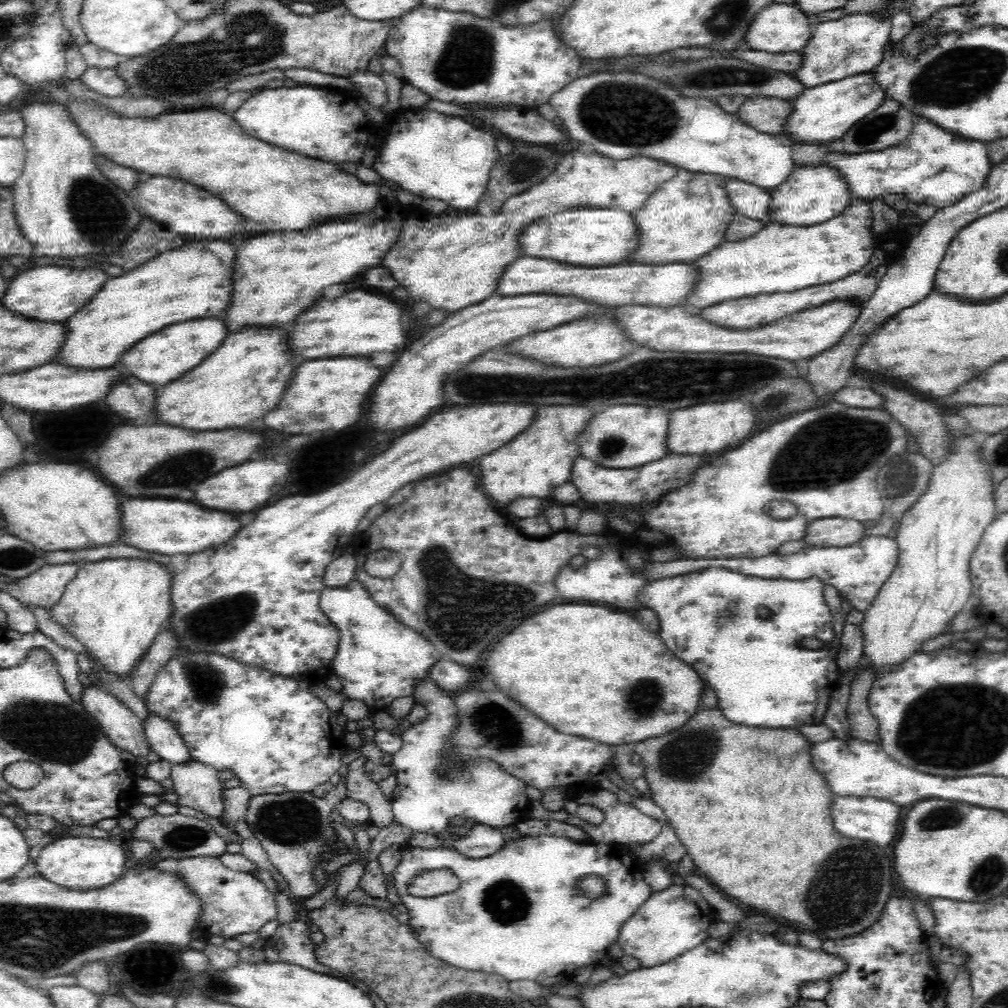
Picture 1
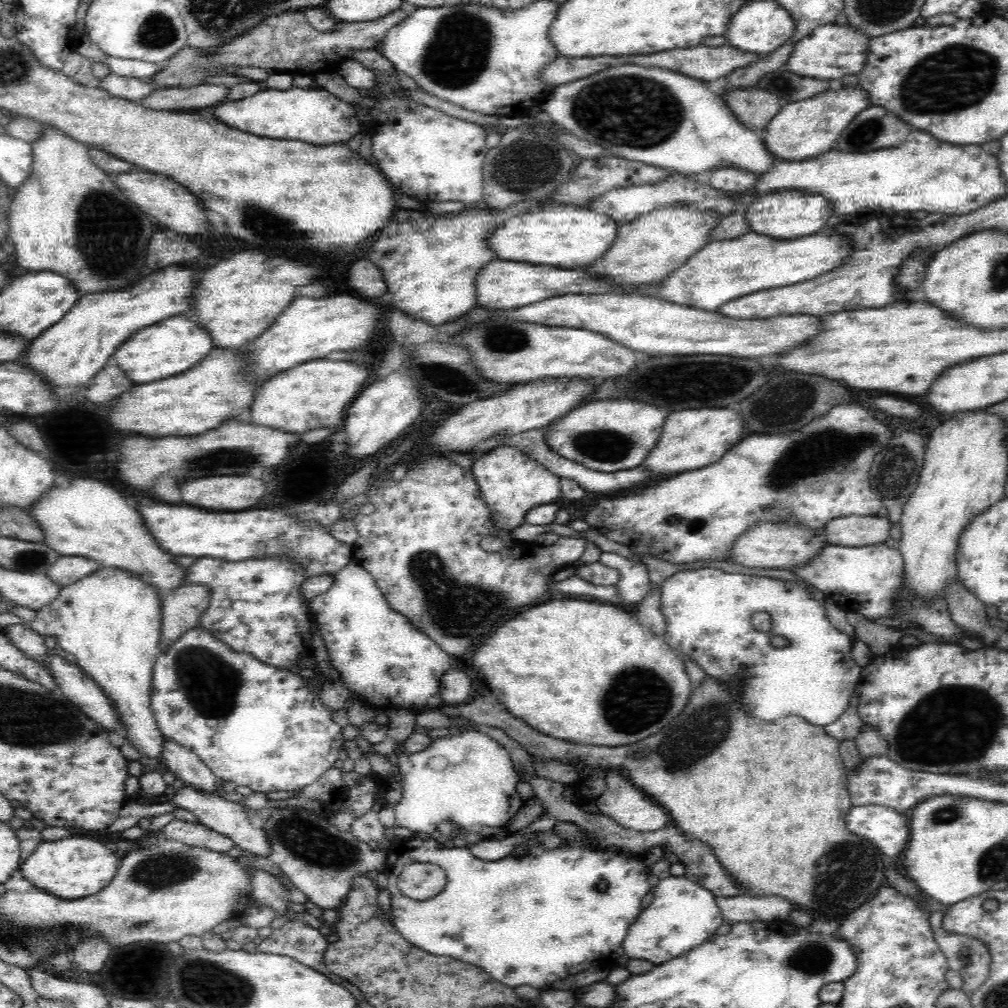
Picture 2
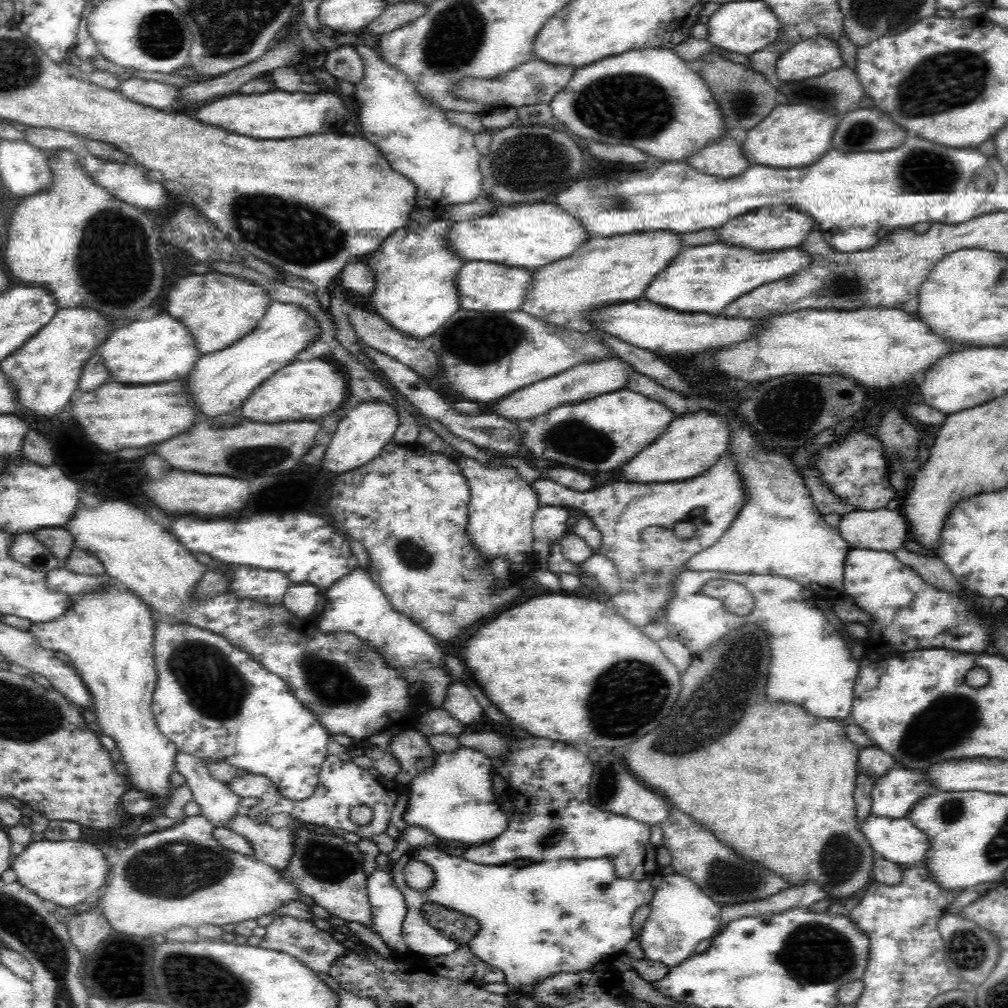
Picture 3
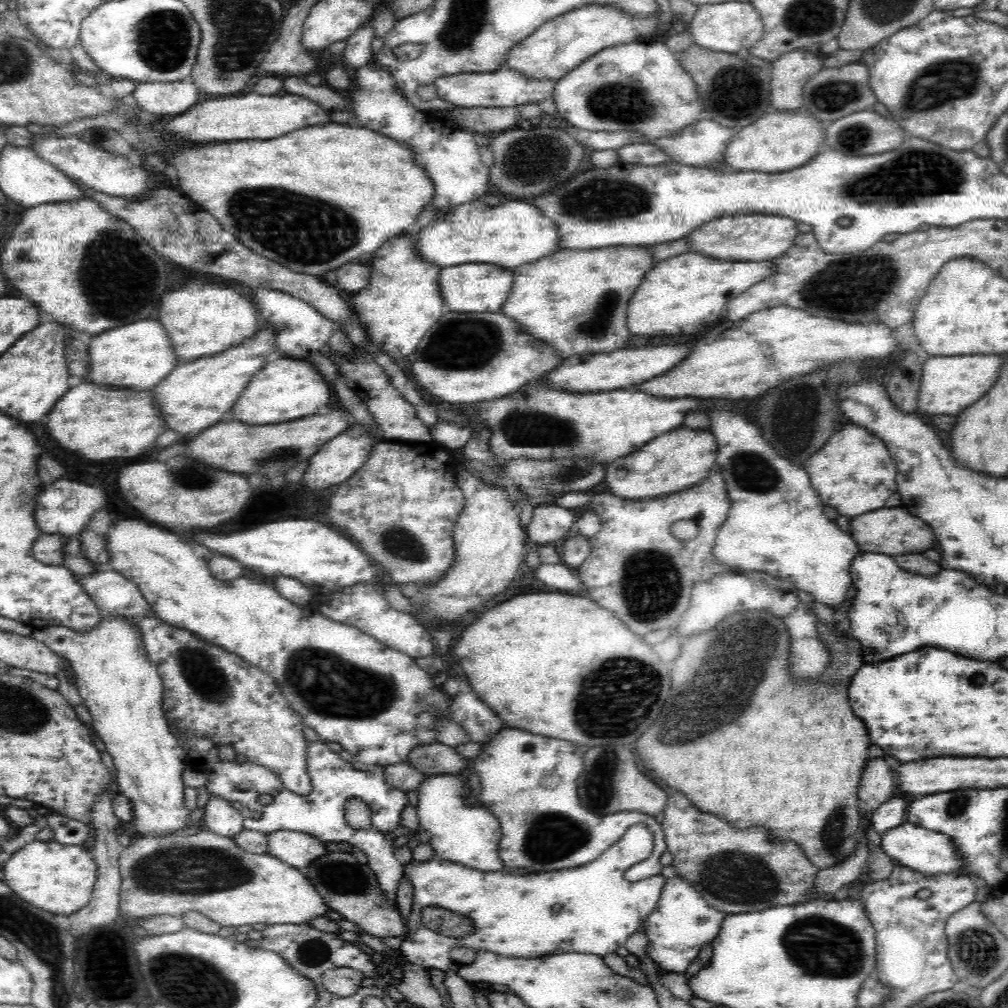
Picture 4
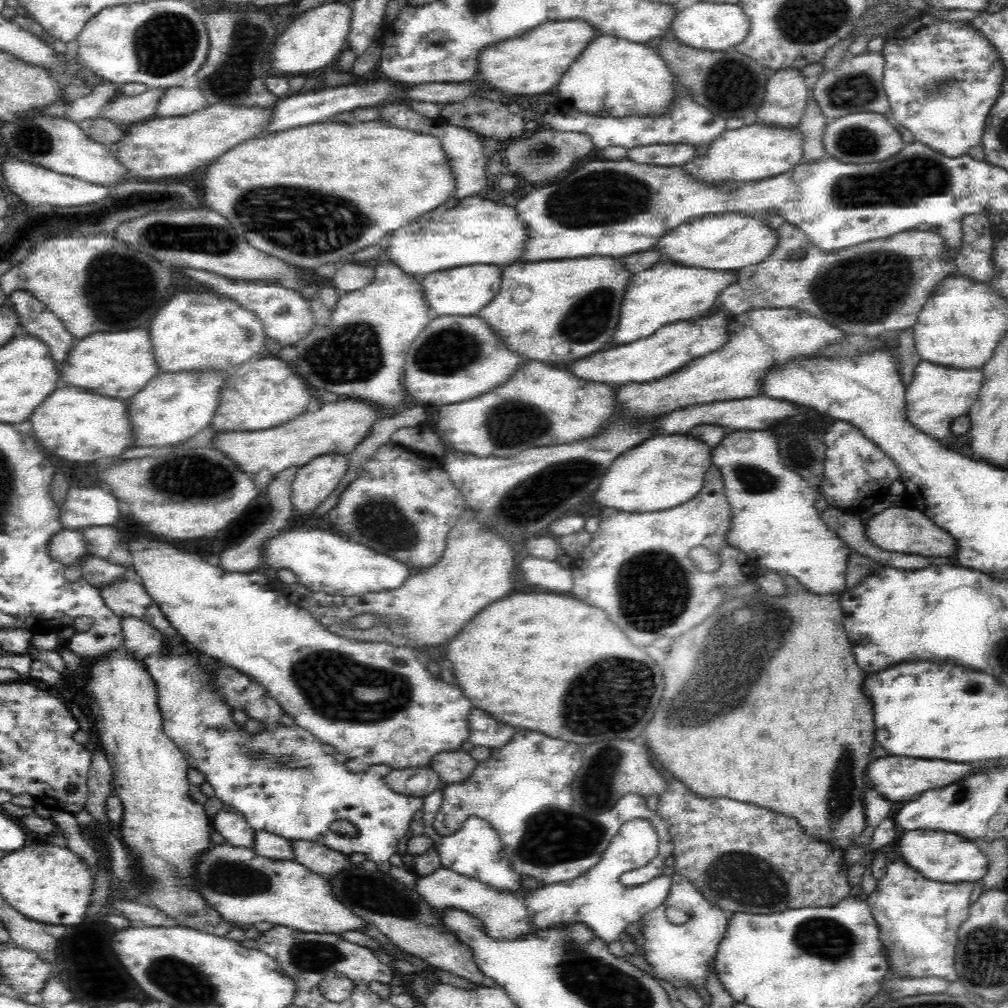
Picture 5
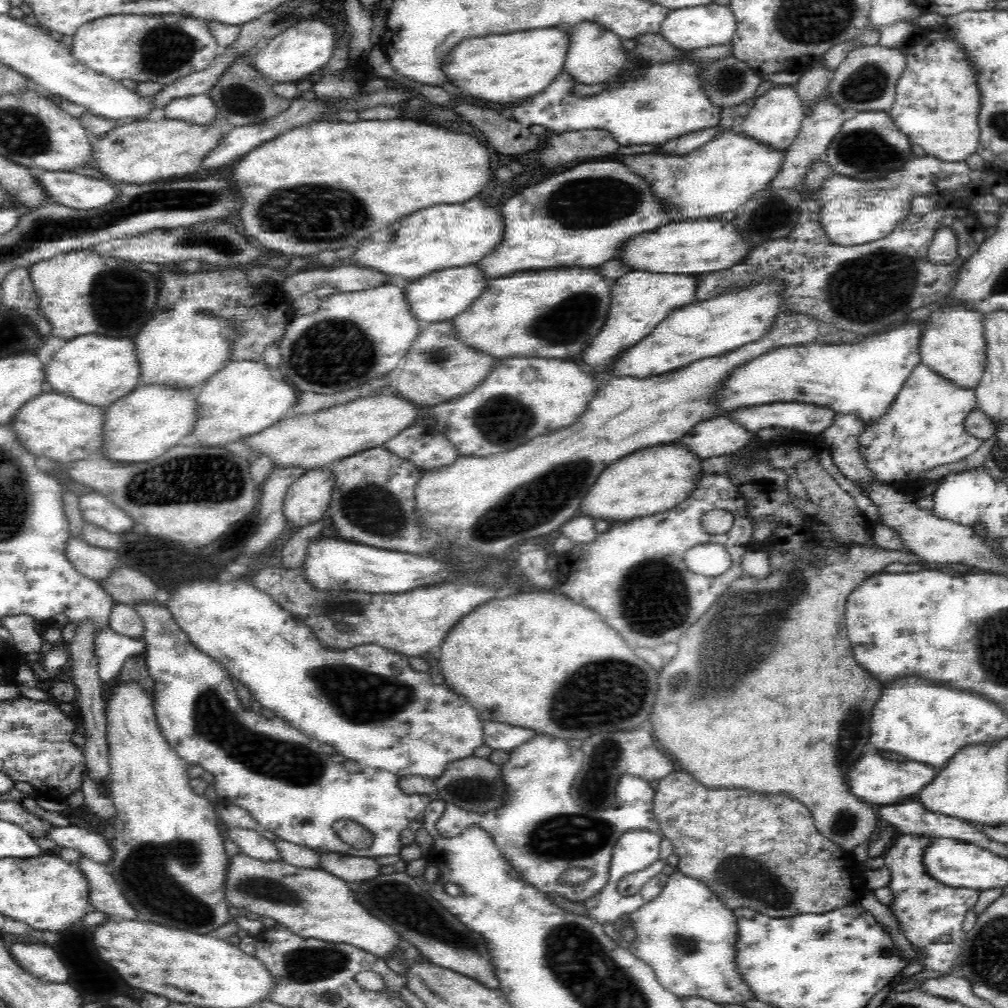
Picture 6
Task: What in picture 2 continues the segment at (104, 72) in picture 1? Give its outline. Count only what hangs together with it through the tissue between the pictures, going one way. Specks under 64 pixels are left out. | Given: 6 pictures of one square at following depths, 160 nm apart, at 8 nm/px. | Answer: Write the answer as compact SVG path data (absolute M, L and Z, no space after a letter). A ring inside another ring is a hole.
M110 72L104 78L96 80L94 85L100 86L106 92L115 97L125 98L127 101L137 102L144 96L152 93L157 88L150 83L146 83L144 79L130 76L120 76Z

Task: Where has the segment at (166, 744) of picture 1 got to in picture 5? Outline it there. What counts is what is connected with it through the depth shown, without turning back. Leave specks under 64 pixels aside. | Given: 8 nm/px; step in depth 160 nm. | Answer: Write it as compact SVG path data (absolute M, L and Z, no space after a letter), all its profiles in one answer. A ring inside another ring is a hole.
M221 809L214 814L214 830L224 836L226 842L231 845L246 848L252 846L254 840L254 829L247 825L247 820L237 813Z

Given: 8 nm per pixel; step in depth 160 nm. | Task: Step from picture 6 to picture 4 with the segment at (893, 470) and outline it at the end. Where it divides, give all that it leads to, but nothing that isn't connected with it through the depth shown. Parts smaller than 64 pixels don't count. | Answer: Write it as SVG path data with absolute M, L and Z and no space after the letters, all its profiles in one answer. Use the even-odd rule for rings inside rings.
M966 354L949 357L930 357L924 363L919 384L917 412L922 416L937 414L956 416L987 393L999 377L1005 354Z

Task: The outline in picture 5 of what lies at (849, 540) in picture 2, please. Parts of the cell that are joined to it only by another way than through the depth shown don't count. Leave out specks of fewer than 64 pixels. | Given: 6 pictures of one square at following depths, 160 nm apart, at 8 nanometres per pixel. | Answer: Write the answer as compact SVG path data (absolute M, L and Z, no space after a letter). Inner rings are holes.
M906 506L886 507L880 513L864 520L865 534L868 540L882 550L920 556L952 556L957 552L957 539L949 532L938 527L919 510Z

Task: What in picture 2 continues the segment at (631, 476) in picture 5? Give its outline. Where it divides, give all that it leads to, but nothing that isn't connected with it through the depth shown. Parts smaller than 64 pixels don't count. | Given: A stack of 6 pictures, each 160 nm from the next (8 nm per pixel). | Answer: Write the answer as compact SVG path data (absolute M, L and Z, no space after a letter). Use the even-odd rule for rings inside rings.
M732 407L700 408L700 410L679 410L669 413L666 418L659 443L647 455L646 466L648 473L658 472L660 476L671 476L686 473L690 470L702 469L717 462L729 451L736 442L742 440L744 424L738 412ZM684 470L684 472L682 472Z

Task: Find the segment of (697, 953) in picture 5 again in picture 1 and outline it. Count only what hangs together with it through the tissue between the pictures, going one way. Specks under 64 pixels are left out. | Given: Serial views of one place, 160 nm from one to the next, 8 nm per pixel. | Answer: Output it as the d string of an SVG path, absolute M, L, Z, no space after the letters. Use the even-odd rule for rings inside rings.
M672 884L666 889L652 891L644 904L622 922L618 944L625 955L640 961L642 968L660 966L707 941L708 926L717 920L716 911L694 887Z

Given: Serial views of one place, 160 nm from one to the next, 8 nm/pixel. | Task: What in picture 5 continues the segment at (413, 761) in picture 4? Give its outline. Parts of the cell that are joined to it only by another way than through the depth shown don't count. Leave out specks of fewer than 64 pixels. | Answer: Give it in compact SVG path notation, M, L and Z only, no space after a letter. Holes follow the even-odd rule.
M462 750L434 754L429 767L448 785L464 782L477 765L472 755Z

